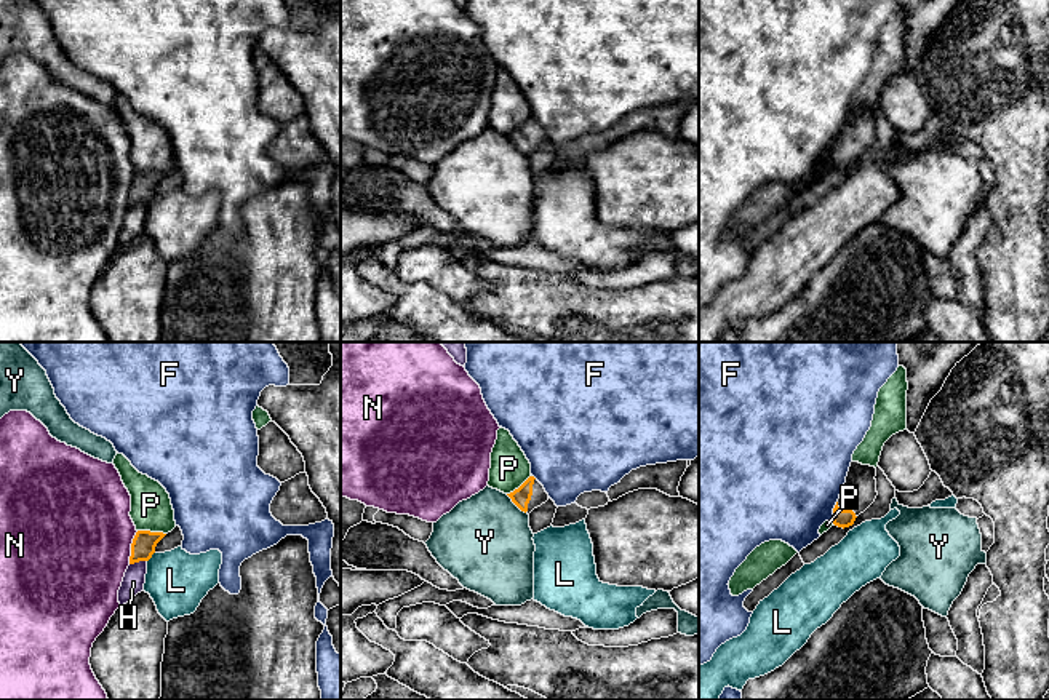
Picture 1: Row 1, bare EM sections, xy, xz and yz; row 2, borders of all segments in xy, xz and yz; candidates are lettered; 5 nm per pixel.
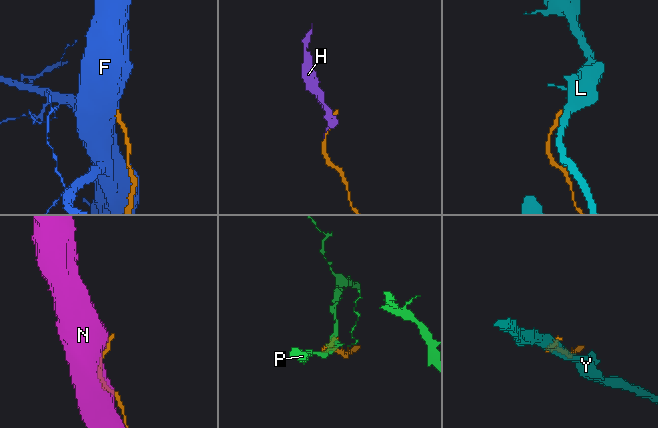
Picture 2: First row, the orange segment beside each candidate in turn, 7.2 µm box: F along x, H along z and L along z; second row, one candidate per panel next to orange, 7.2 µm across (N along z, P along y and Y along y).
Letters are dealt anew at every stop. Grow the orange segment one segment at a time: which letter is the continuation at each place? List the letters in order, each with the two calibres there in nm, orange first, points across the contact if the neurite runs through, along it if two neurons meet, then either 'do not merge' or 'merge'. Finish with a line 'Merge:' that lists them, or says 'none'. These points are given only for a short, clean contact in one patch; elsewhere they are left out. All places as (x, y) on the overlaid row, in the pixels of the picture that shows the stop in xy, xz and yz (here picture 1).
F: 100 nm thick on the orange side, 480 nm on the other; border along yz (837, 501), (832, 520); do not merge
H: 120 nm thick on the orange side, 110 nm on the other; do not merge
L: 120 nm thick on the orange side, 300 nm on the other; border along xy (154, 552), (147, 561); do not merge
N: 120 nm thick on the orange side, 500 nm on the other; do not merge
P: 120 nm thick on the orange side, 200 nm on the other; border along xy (138, 529), (165, 534); do not merge
Y: 90 nm thick on the orange side, 460 nm on the other; do not merge
Merge: none

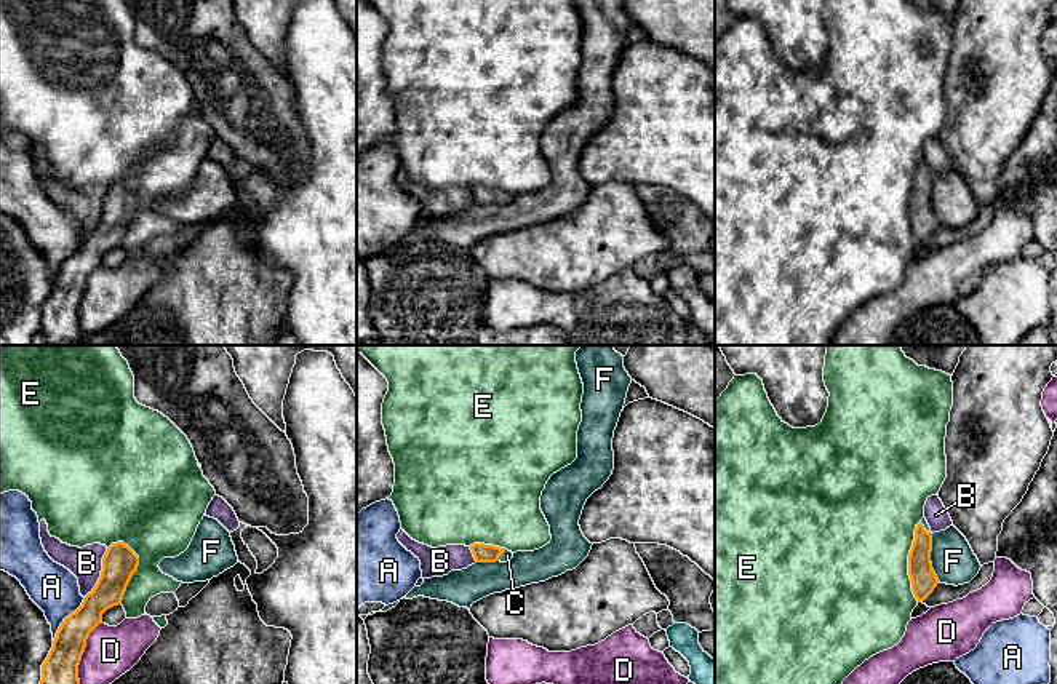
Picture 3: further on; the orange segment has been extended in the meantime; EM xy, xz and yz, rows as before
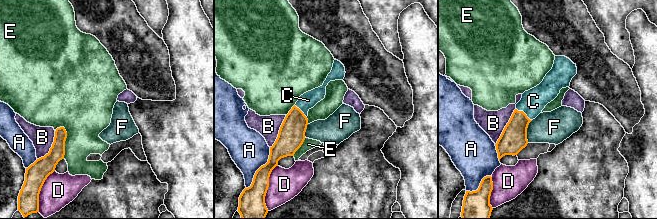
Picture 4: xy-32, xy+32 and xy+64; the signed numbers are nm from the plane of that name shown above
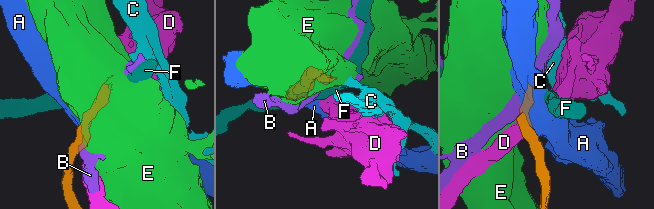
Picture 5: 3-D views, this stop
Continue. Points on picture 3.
A: 180 nm thick on the orange side, 240 nm on the other; do not merge
B: 170 nm thick on the orange side, 160 nm on the other; do not merge
C: 130 nm thick on the orange side, 40 nm on the other; runs through yz (921, 574), (923, 528), (923, 521); merge
D: 180 nm thick on the orange side, 260 nm on the other; border along xy (101, 622), (87, 640), (79, 665), (79, 683); do not merge
E: 130 nm thick on the orange side, 500 nm on the other; do not merge
F: 130 nm thick on the orange side, 220 nm on the other; border along yz (931, 534), (931, 568), (939, 580); do not merge
Merge: C

